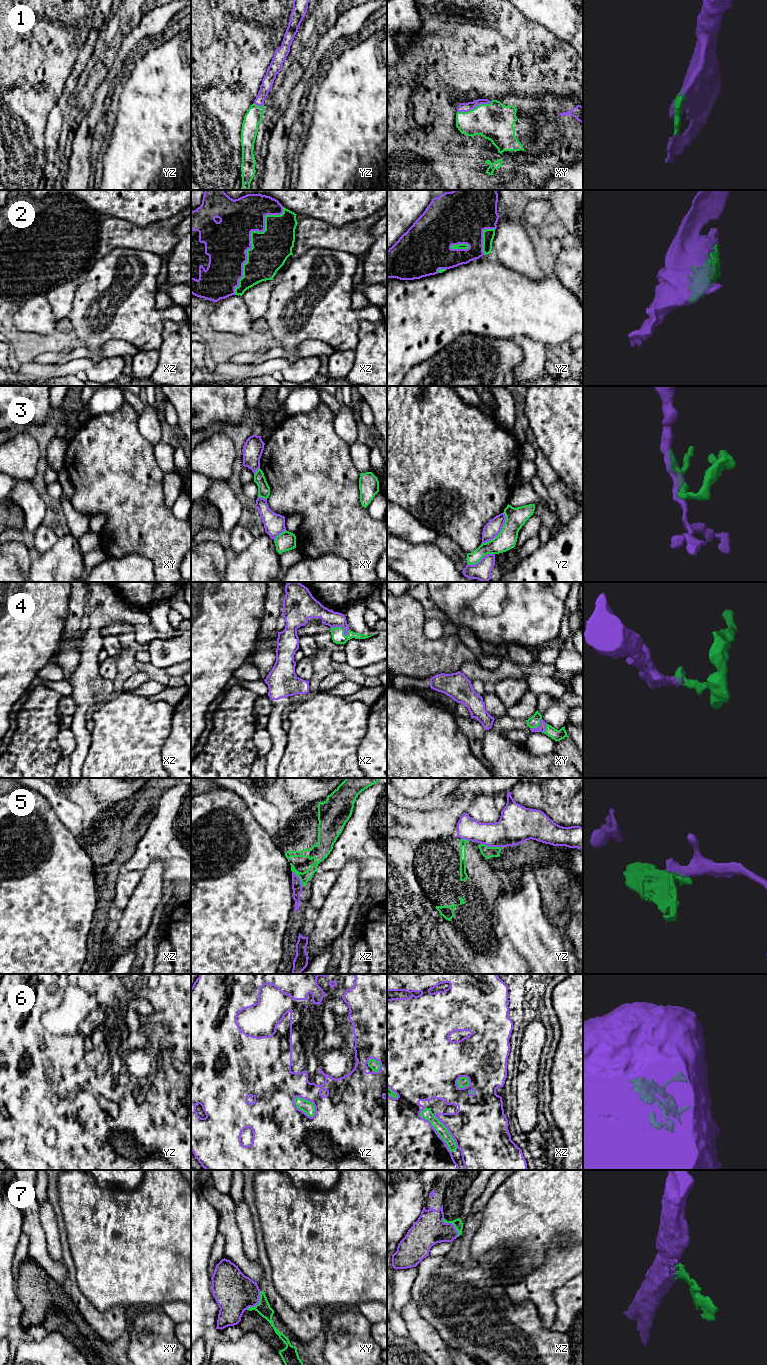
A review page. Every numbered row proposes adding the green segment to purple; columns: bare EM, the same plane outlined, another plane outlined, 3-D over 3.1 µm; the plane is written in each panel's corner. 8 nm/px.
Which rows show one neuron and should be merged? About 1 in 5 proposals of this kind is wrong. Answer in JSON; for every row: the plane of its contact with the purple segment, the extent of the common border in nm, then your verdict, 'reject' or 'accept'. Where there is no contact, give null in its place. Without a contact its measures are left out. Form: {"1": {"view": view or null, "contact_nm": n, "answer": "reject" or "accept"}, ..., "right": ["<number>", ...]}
{"1": {"view": "xy", "contact_nm": 300, "answer": "accept"}, "2": {"view": "xz", "contact_nm": 800, "answer": "accept"}, "3": {"view": "yz", "contact_nm": 320, "answer": "reject"}, "4": {"view": "xz", "contact_nm": 160, "answer": "accept"}, "5": {"view": "yz", "contact_nm": 170, "answer": "reject"}, "6": {"view": "yz", "contact_nm": 220, "answer": "accept"}, "7": {"view": "xz", "contact_nm": 190, "answer": "reject"}, "right": ["1", "2", "4", "6"]}

